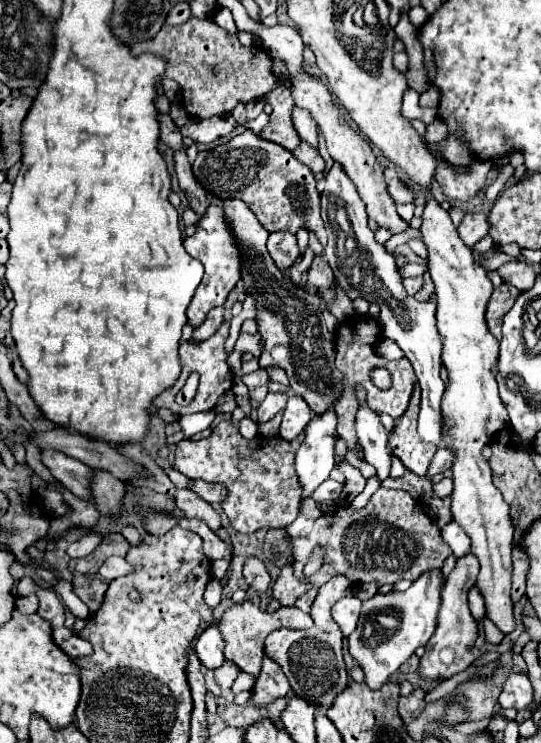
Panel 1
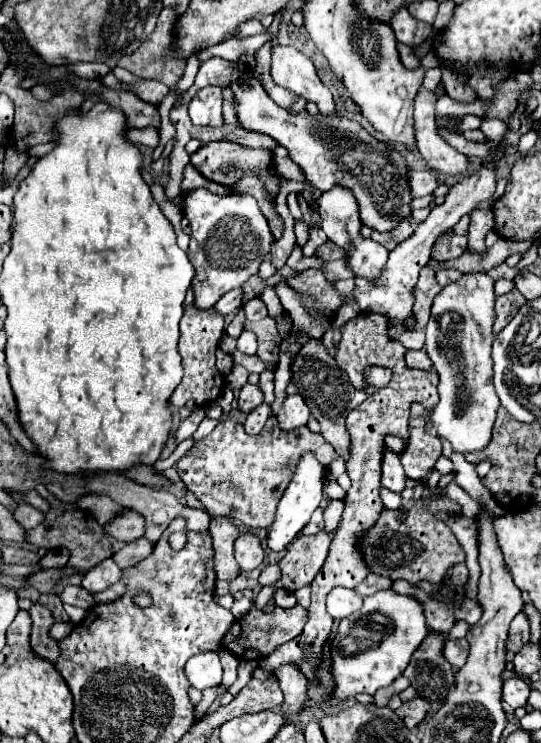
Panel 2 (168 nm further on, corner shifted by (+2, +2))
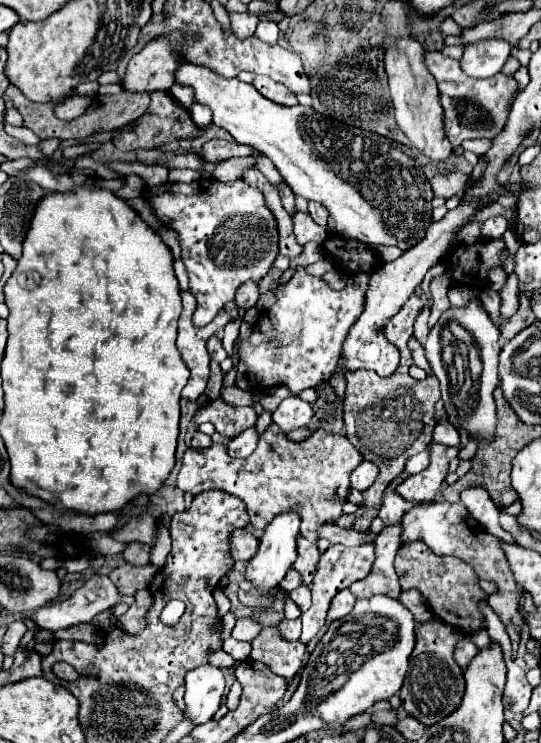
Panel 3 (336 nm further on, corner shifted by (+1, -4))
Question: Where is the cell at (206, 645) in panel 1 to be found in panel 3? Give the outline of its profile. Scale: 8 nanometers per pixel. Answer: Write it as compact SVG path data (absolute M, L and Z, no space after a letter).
M202 665L186 673L186 717L196 725L214 717L222 705L224 675L214 665Z

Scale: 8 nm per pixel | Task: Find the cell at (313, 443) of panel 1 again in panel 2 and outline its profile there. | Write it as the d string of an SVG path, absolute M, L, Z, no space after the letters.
M303 453L301 461L297 465L297 473L295 473L293 481L289 483L289 487L285 489L285 493L277 505L275 521L267 533L267 547L271 551L283 551L301 533L301 529L311 519L311 513L319 507L319 503L323 499L323 483L325 483L325 469L321 469L321 465L317 465L317 459L313 457L313 453Z

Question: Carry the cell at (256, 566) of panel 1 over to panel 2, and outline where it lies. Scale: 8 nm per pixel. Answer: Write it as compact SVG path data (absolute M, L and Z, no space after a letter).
M241 533L235 541L235 559L241 567L241 571L251 571L259 567L265 559L261 541L251 533Z

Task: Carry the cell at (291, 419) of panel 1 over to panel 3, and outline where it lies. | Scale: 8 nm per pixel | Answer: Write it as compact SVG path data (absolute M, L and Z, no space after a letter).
M292 395L292 397L288 397L288 399L284 399L280 403L280 407L272 413L272 419L284 433L290 433L290 431L294 431L298 427L308 425L312 415L314 415L312 405L302 401L300 397Z

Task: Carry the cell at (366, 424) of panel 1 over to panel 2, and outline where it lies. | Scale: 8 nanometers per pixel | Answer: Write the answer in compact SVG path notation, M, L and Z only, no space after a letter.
M385 449L385 457L383 457L383 479L381 485L393 493L401 493L405 489L405 471L403 465L399 461L399 455L395 455L393 451Z

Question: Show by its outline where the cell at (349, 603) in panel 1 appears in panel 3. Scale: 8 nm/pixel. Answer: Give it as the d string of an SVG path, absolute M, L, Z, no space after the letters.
M350 589L340 591L340 593L332 599L332 603L330 603L328 619L334 621L334 619L340 619L340 617L348 615L348 613L354 609L354 603L356 603L356 599L354 599L354 595L350 593Z

